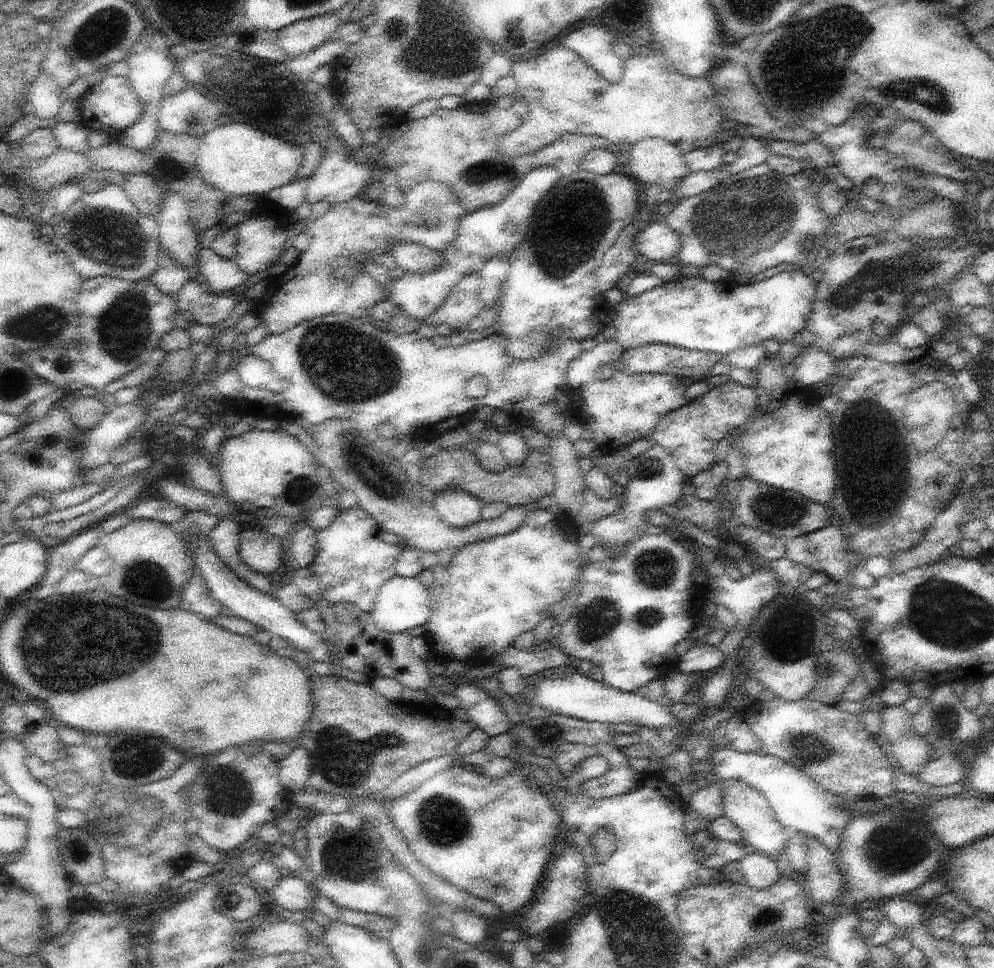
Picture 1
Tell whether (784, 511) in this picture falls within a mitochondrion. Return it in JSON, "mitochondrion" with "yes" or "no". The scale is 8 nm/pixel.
{"mitochondrion":"yes"}

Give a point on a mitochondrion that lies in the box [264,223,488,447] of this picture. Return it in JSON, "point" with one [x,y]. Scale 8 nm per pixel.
{"point":[358,377]}

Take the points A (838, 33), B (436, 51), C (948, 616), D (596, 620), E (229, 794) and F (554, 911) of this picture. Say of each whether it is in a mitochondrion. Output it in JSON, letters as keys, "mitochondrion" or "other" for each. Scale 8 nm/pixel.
{"A":"mitochondrion","B":"mitochondrion","C":"mitochondrion","D":"mitochondrion","E":"mitochondrion","F":"other"}

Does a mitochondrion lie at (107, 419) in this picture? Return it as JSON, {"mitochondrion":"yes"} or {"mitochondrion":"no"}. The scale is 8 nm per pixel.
{"mitochondrion":"no"}

